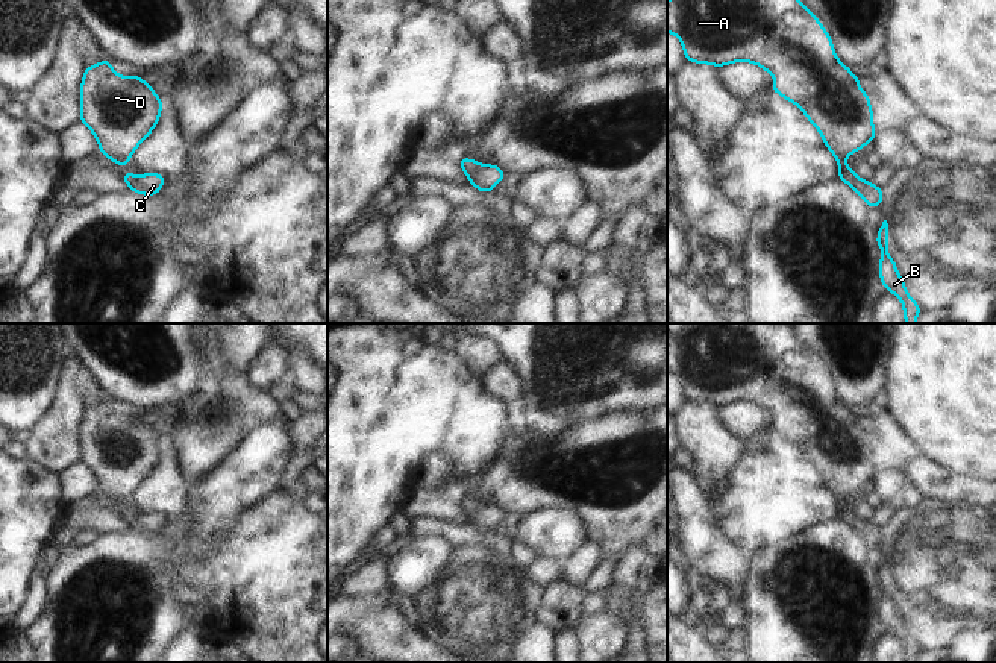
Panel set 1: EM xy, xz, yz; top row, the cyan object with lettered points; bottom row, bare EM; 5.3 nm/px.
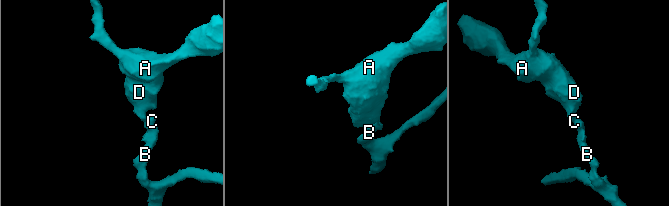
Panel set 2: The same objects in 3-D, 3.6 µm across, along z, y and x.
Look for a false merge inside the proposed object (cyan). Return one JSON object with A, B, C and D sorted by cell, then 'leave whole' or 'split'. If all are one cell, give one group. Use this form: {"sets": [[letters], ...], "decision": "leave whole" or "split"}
{"sets": [["A", "B", "C", "D"]], "decision": "leave whole"}

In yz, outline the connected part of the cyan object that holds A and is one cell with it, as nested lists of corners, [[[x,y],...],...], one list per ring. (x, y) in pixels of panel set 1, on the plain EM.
[[[690,323],[681,334],[667,340],[667,372],[681,379],[685,401],[711,404],[717,408],[738,401],[752,402],[769,411],[775,422],[772,431],[797,445],[838,504],[838,517],[864,539],[869,548],[882,545],[882,528],[860,519],[844,499],[875,479],[873,451],[869,434],[835,394],[832,379],[817,357],[797,340],[793,326],[778,323]]]

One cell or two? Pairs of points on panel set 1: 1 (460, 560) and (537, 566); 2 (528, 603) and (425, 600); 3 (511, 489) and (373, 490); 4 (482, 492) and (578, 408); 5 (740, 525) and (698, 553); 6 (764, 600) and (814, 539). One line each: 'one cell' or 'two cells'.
1: two cells
2: one cell
3: two cells
4: two cells
5: two cells
6: one cell

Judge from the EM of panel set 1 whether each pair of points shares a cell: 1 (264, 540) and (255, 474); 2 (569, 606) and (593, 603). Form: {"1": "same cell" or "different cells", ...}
{"1": "different cells", "2": "different cells"}

